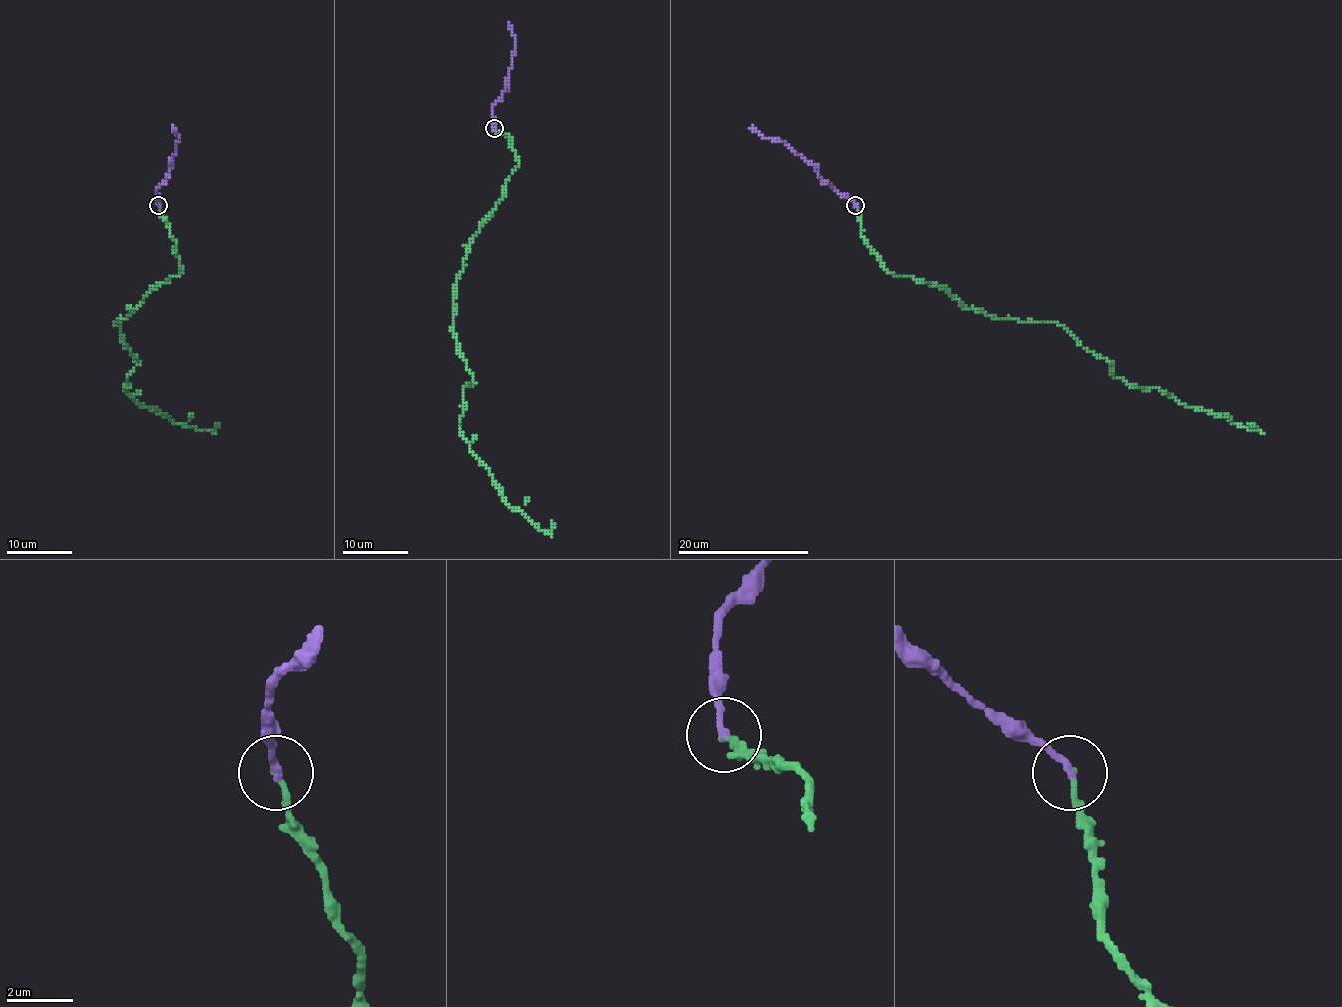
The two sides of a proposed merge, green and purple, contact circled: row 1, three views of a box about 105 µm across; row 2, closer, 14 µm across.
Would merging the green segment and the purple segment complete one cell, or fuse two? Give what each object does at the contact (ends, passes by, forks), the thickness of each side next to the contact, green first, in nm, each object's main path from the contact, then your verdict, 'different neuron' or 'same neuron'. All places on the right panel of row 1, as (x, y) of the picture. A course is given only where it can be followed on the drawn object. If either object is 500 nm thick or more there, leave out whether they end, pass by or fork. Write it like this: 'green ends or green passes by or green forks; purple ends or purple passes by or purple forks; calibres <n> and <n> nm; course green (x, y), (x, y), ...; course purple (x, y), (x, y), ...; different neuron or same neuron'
green ends; purple ends; calibres 160 and 240 nm; course green (857, 205), (863, 241), (898, 277), (999, 318), (1056, 321), (1115, 377), (1256, 431), (1248, 422); course purple (855, 205), (830, 187), (816, 168), (783, 141), (766, 139), (750, 128); same neuron

